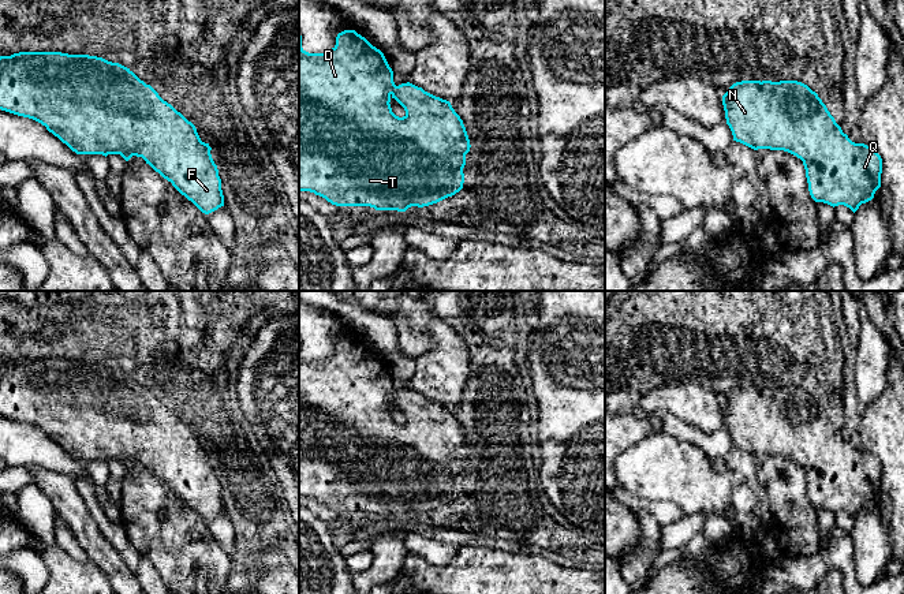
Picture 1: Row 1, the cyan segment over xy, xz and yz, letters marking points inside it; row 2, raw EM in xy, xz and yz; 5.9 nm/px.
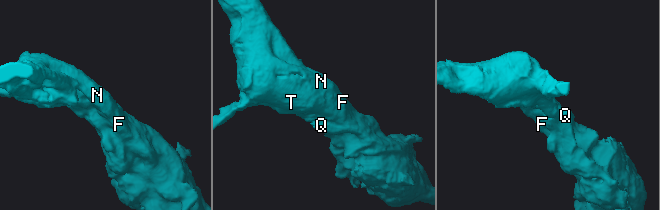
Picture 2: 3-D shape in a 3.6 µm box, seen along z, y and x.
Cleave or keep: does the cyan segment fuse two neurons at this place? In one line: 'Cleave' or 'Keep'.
Keep

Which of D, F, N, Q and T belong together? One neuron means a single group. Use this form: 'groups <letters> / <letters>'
groups D F N Q T

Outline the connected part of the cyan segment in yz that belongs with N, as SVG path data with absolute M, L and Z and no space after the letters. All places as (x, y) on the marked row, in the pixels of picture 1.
M741 81L722 96L722 105L733 141L754 150L784 150L803 161L815 202L833 208L844 205L855 213L881 187L881 156L864 143L852 142L807 85L797 81Z

